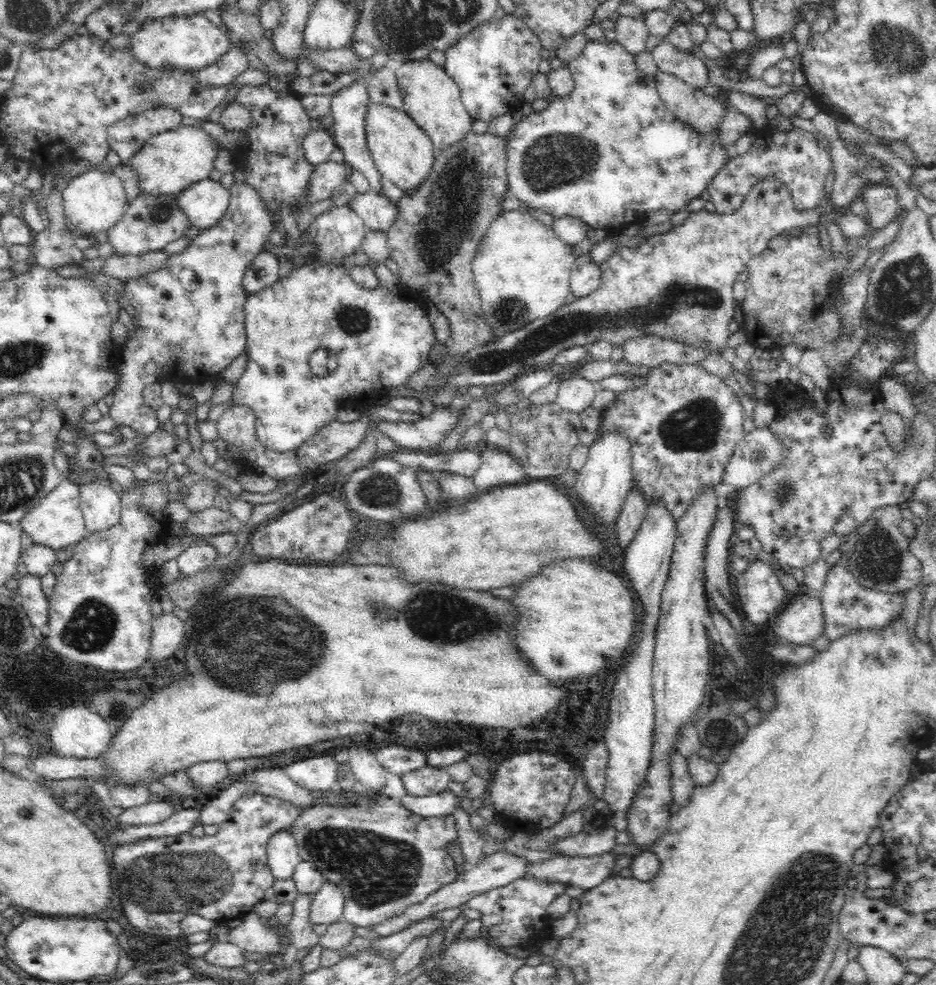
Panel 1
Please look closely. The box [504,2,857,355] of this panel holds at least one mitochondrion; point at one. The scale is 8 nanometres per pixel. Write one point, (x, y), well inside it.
(550, 162)

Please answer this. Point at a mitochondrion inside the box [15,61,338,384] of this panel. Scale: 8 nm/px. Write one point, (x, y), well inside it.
(140, 87)

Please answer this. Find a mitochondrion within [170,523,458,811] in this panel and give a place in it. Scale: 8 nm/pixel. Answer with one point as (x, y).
(292, 647)

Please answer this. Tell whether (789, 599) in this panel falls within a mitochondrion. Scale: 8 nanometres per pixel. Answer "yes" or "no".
no

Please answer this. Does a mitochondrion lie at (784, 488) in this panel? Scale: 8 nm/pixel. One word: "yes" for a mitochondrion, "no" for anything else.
yes

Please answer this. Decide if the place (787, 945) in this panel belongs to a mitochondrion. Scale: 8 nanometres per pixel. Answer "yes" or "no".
yes

